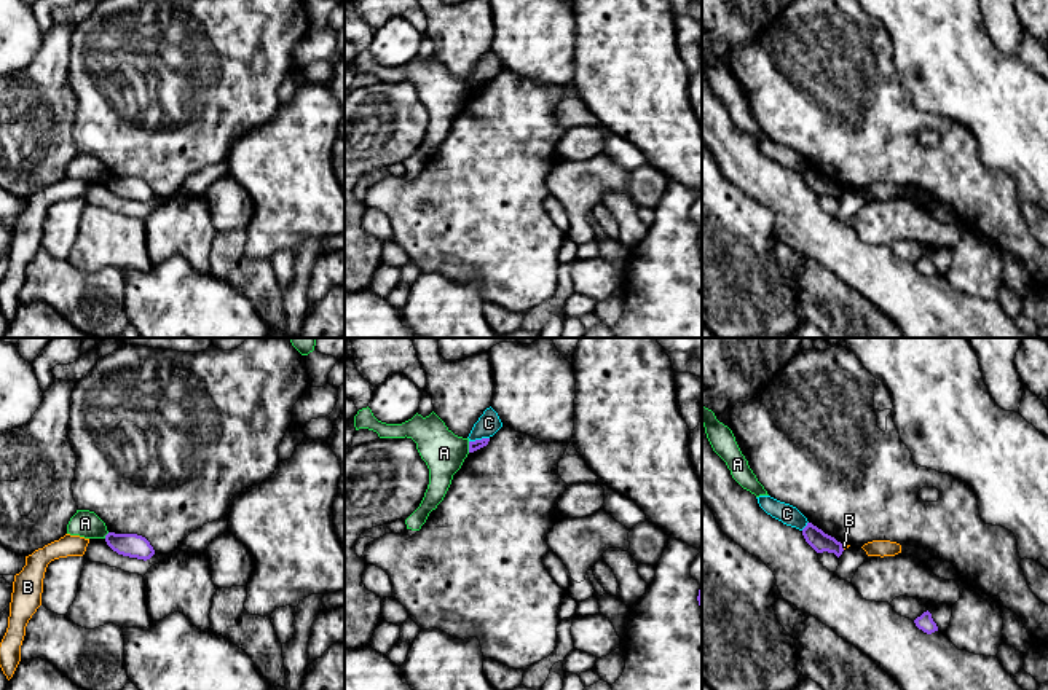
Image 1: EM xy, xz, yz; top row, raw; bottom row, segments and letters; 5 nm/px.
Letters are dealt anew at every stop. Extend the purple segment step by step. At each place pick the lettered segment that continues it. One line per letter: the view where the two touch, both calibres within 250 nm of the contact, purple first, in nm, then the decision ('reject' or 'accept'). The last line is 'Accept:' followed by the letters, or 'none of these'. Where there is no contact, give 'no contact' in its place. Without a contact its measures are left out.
A: meets purple in xz; 50 nm thick on the purple side, 220 nm on the other; reject
B: meets purple in yz; 100 nm thick on the purple side, 30 nm on the other; reject
C: meets purple in xz; 50 nm thick on the purple side, 110 nm on the other; reject
Accept: none of these

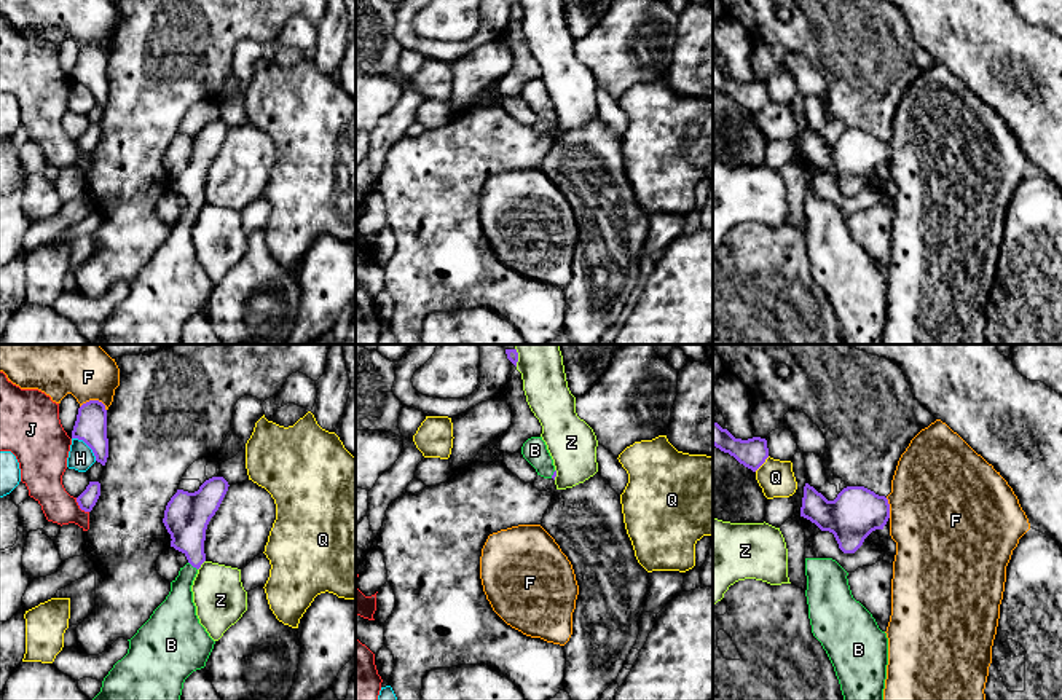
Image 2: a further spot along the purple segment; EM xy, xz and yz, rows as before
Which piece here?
B: meets purple in xy; 220 nm thick on the purple side, 190 nm on the other; accept
F: meets purple in xy; 160 nm thick on the purple side, 360 nm on the other; reject
H: meets purple in xy; 160 nm thick on the purple side, 130 nm on the other; reject
J: meets purple in xy; 90 nm thick on the purple side, 190 nm on the other; reject
Q: meets purple in yz; 150 nm thick on the purple side, 180 nm on the other; reject
Z: meets purple in xy; 220 nm thick on the purple side, 260 nm on the other; reject
Accept: B

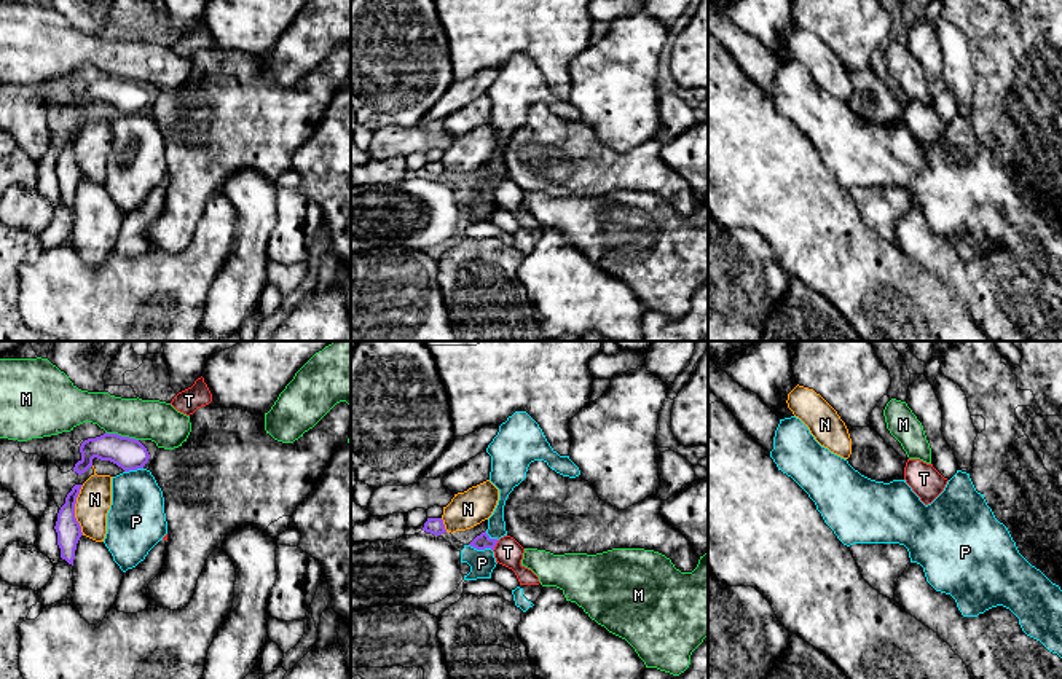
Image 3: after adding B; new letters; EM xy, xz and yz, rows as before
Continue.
M: meets purple in xy; 160 nm thick on the purple side, 200 nm on the other; reject
N: meets purple in xy; 130 nm thick on the purple side, 170 nm on the other; reject
P: meets purple in xz; 80 nm thick on the purple side, 130 nm on the other; reject
T: meets purple in xz; 80 nm thick on the purple side, 140 nm on the other; reject
Accept: none of these

